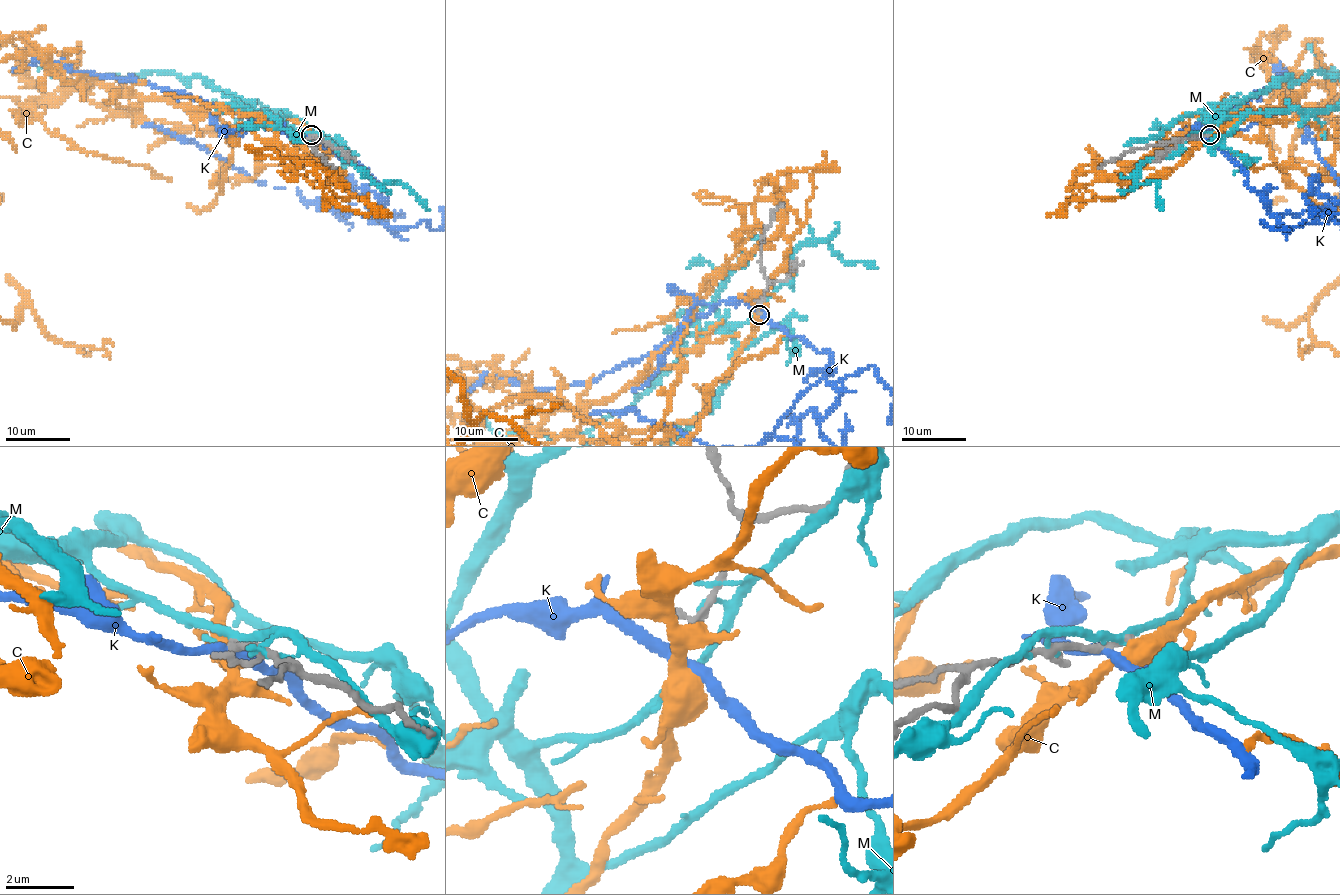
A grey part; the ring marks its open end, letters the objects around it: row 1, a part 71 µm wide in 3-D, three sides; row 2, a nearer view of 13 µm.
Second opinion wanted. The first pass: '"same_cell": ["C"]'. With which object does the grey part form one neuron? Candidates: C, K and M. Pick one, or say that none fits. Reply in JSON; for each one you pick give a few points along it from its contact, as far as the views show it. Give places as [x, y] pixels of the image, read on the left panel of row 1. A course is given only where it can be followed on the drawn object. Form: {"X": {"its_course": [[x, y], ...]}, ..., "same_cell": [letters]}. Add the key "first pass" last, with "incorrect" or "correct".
{"same_cell": [], "first pass": "incorrect"}

